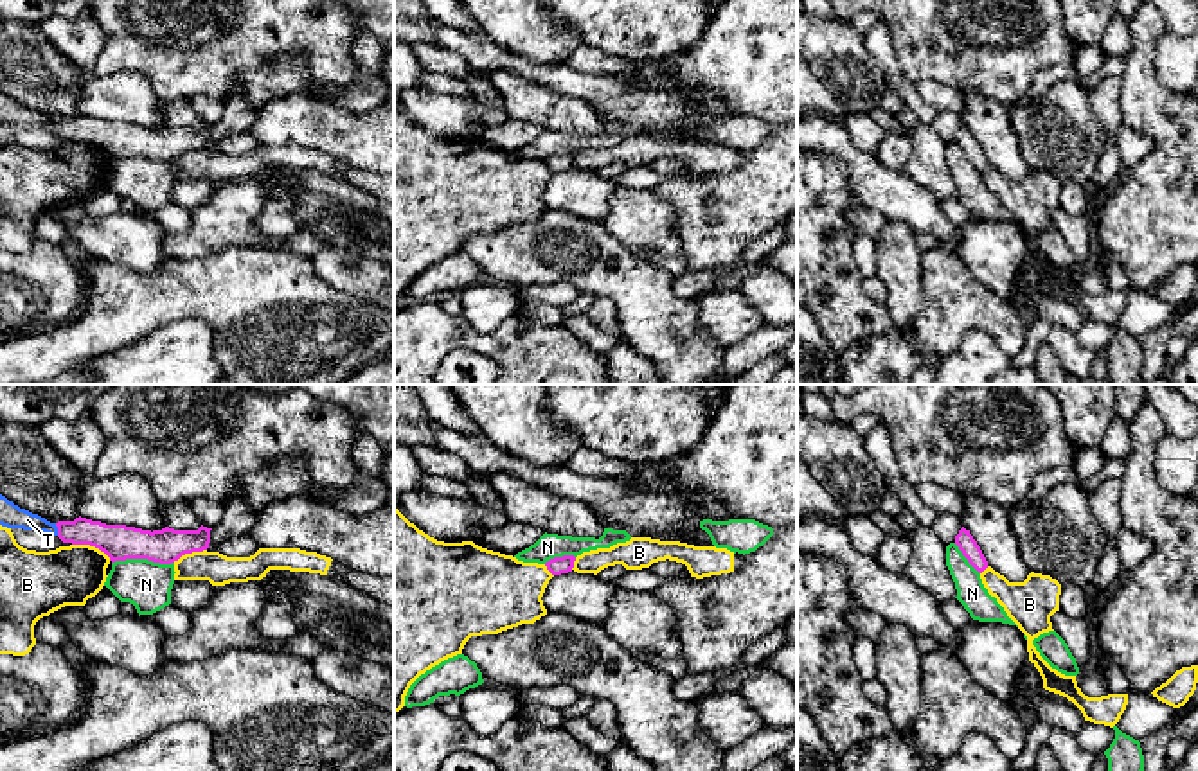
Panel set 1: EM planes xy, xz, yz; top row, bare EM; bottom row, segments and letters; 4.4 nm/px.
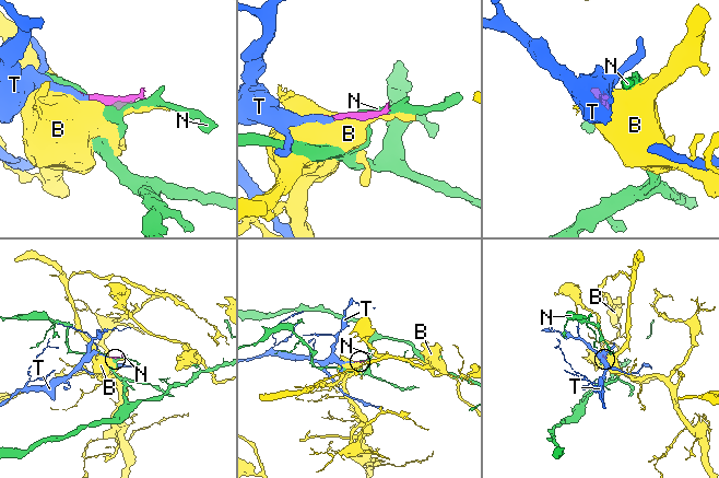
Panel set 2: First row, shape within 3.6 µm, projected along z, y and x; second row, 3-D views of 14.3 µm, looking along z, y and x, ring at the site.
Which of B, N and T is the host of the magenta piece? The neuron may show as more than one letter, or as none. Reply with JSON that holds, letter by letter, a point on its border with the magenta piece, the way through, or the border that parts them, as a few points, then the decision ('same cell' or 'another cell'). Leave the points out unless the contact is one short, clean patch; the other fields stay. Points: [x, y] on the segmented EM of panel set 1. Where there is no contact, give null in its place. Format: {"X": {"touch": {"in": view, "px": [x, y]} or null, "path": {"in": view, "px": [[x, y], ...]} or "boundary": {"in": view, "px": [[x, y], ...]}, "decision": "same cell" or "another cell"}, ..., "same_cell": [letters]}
{"B": {"touch": {"in": "xy", "px": [92, 545]}, "decision": "another cell"}, "N": {"touch": {"in": "xy", "px": [143, 558]}, "decision": "another cell"}, "T": {"touch": {"in": "xy", "px": [58, 529]}, "path": {"in": "xy", "px": [[112, 540], [94, 532], [58, 529], [11, 516]]}, "decision": "same cell"}, "same_cell": ["T"]}

